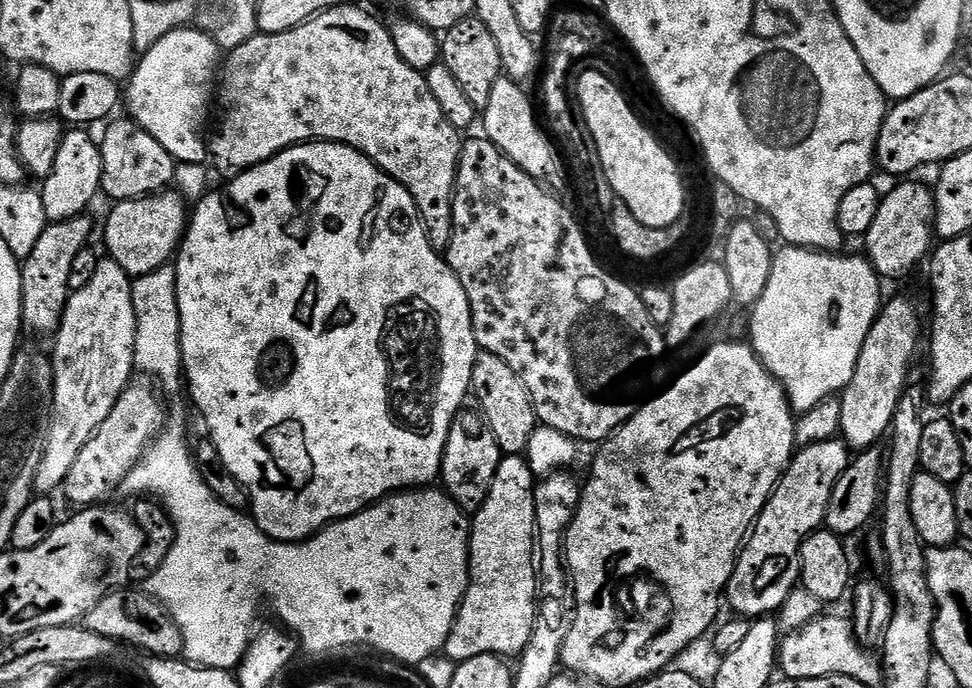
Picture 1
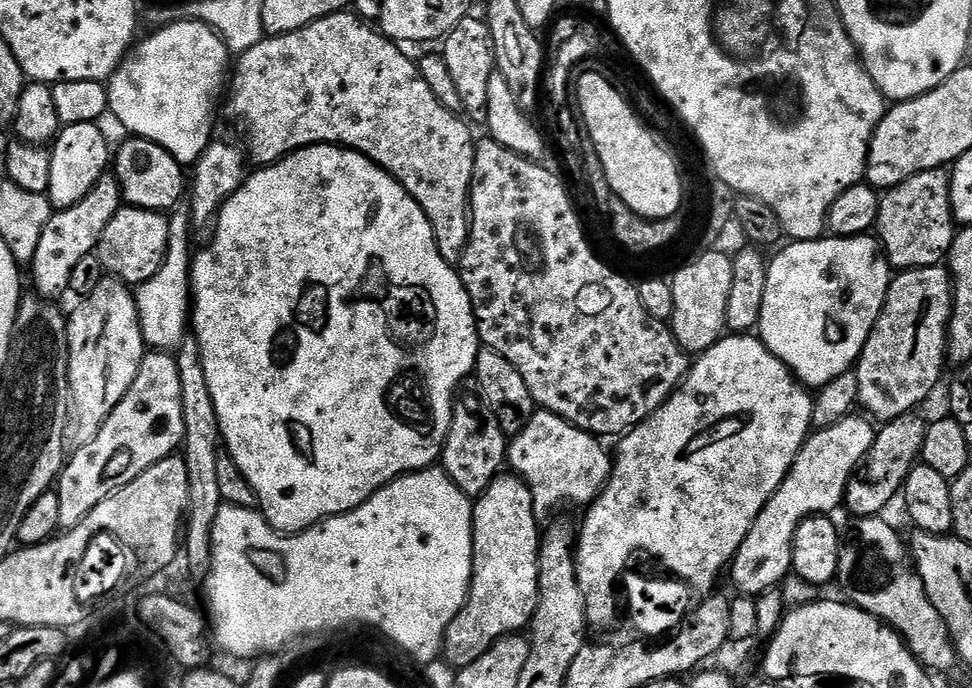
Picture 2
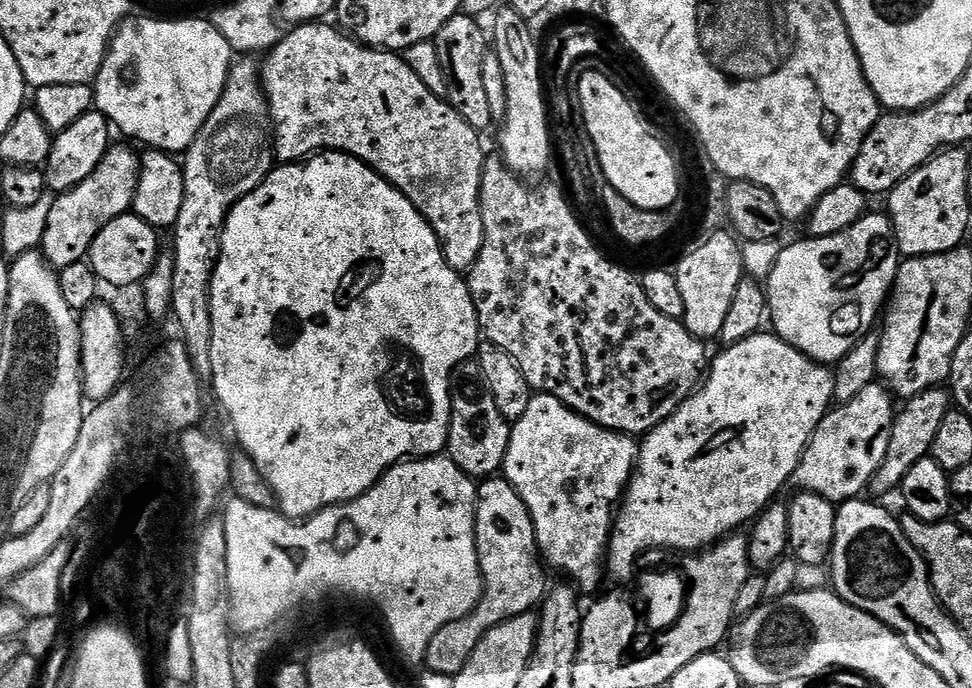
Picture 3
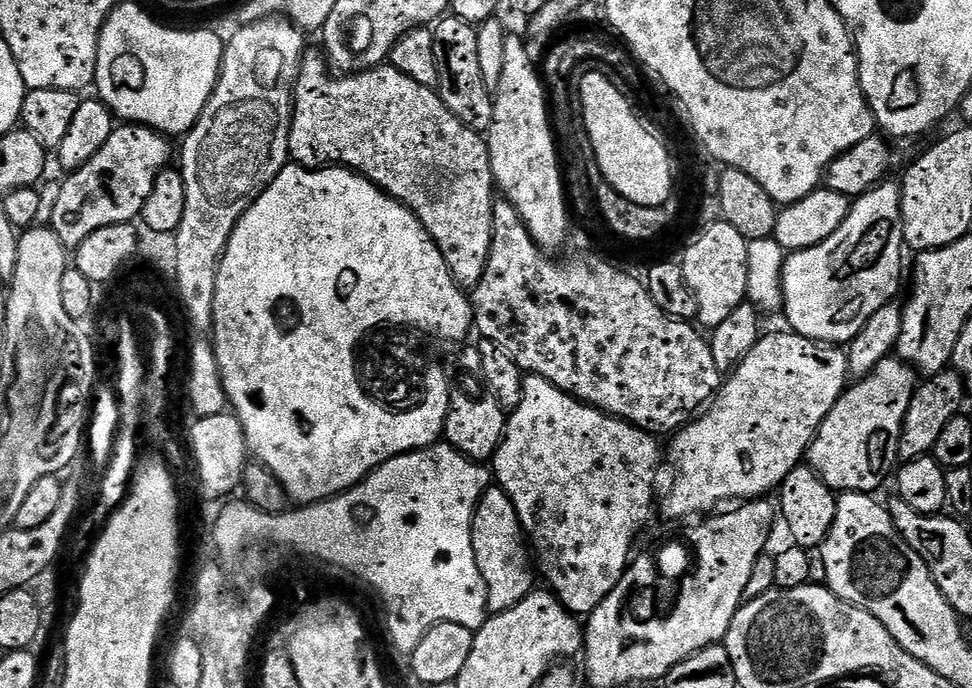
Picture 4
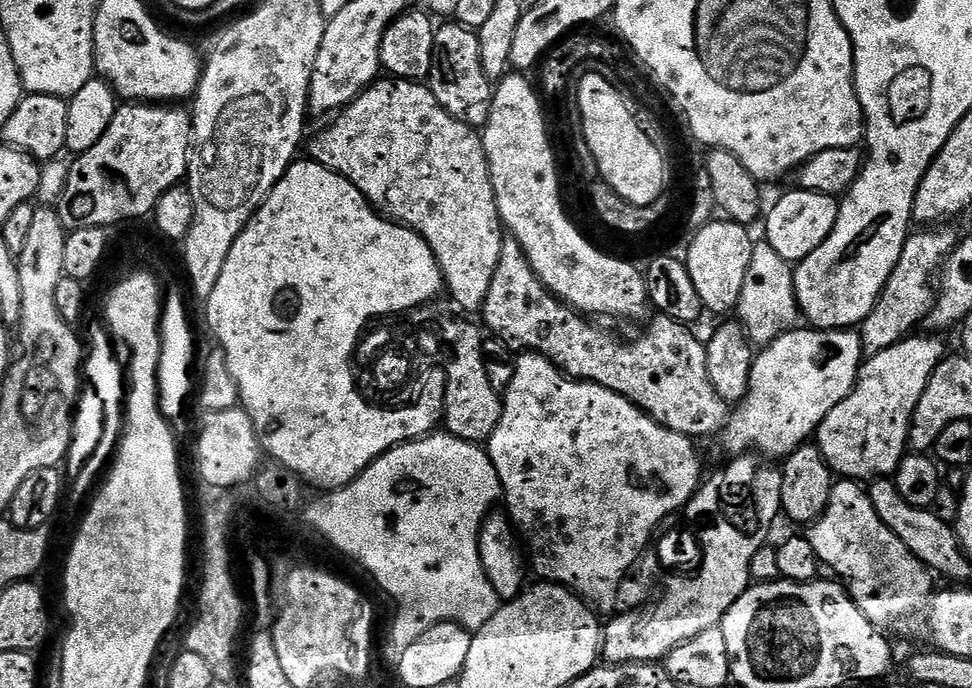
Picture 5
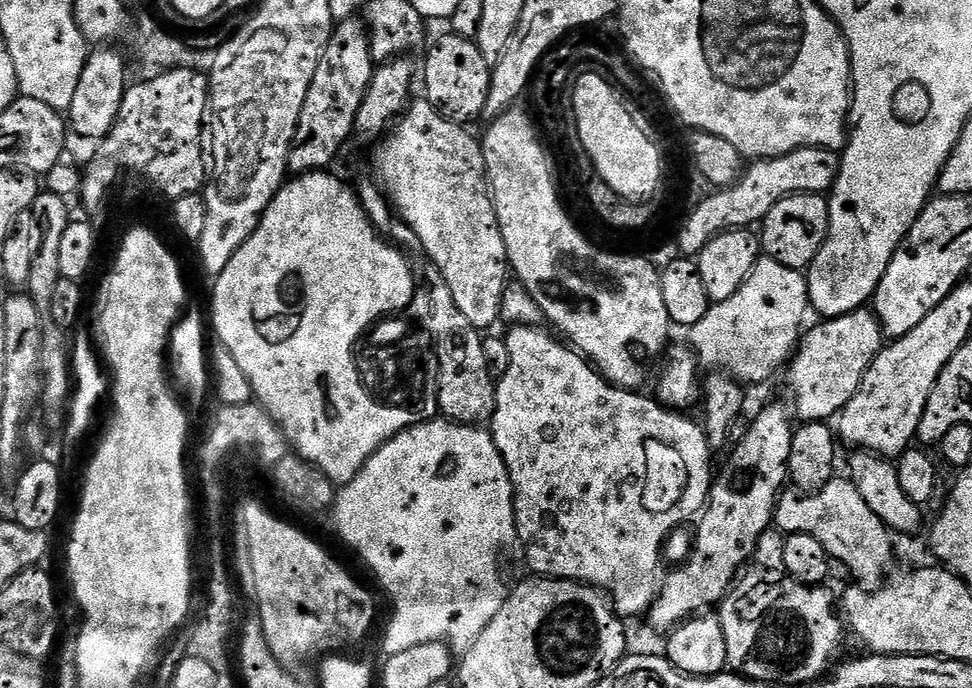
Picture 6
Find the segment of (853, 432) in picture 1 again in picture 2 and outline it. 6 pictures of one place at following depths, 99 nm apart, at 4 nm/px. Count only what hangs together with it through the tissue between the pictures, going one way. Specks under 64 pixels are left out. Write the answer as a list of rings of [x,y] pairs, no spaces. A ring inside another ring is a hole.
[[[935,264],[925,268],[897,271],[888,288],[888,297],[866,338],[866,346],[854,365],[858,378],[859,407],[873,421],[887,422],[917,411],[916,408],[936,388],[946,365],[948,323],[952,317],[952,274],[947,267]]]

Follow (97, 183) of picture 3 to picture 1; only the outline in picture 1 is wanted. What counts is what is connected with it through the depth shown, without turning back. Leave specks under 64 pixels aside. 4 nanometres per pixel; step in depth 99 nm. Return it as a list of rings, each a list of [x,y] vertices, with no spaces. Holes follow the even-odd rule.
[[[91,215],[75,216],[69,220],[58,220],[49,223],[46,230],[42,230],[42,238],[34,246],[30,258],[26,258],[20,266],[22,278],[22,310],[20,318],[25,329],[28,328],[36,336],[55,337],[60,329],[64,311],[68,305],[70,290],[70,265],[74,258],[82,254],[84,248],[89,247],[88,235],[92,232]]]

